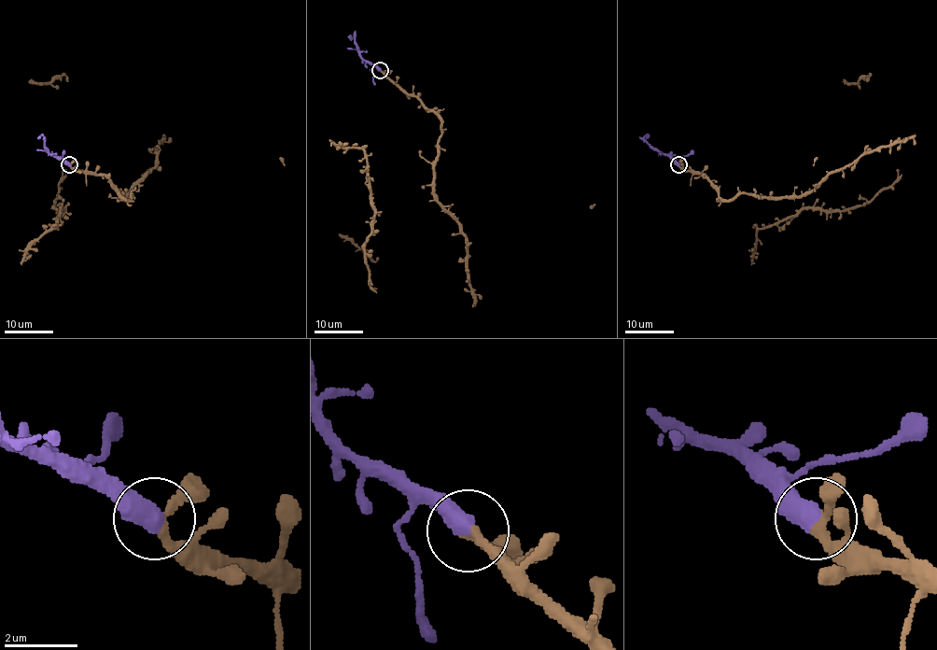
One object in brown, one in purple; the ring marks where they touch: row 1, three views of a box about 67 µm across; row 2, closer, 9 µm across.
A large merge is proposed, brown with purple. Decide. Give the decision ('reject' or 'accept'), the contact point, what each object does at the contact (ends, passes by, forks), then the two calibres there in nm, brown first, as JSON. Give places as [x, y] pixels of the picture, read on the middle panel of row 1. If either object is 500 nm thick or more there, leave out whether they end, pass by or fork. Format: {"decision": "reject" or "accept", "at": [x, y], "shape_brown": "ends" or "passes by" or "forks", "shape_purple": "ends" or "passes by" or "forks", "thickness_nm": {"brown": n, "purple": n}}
{"decision": "accept", "at": [380, 70], "thickness_nm": {"brown": 240, "purple": 550}}

